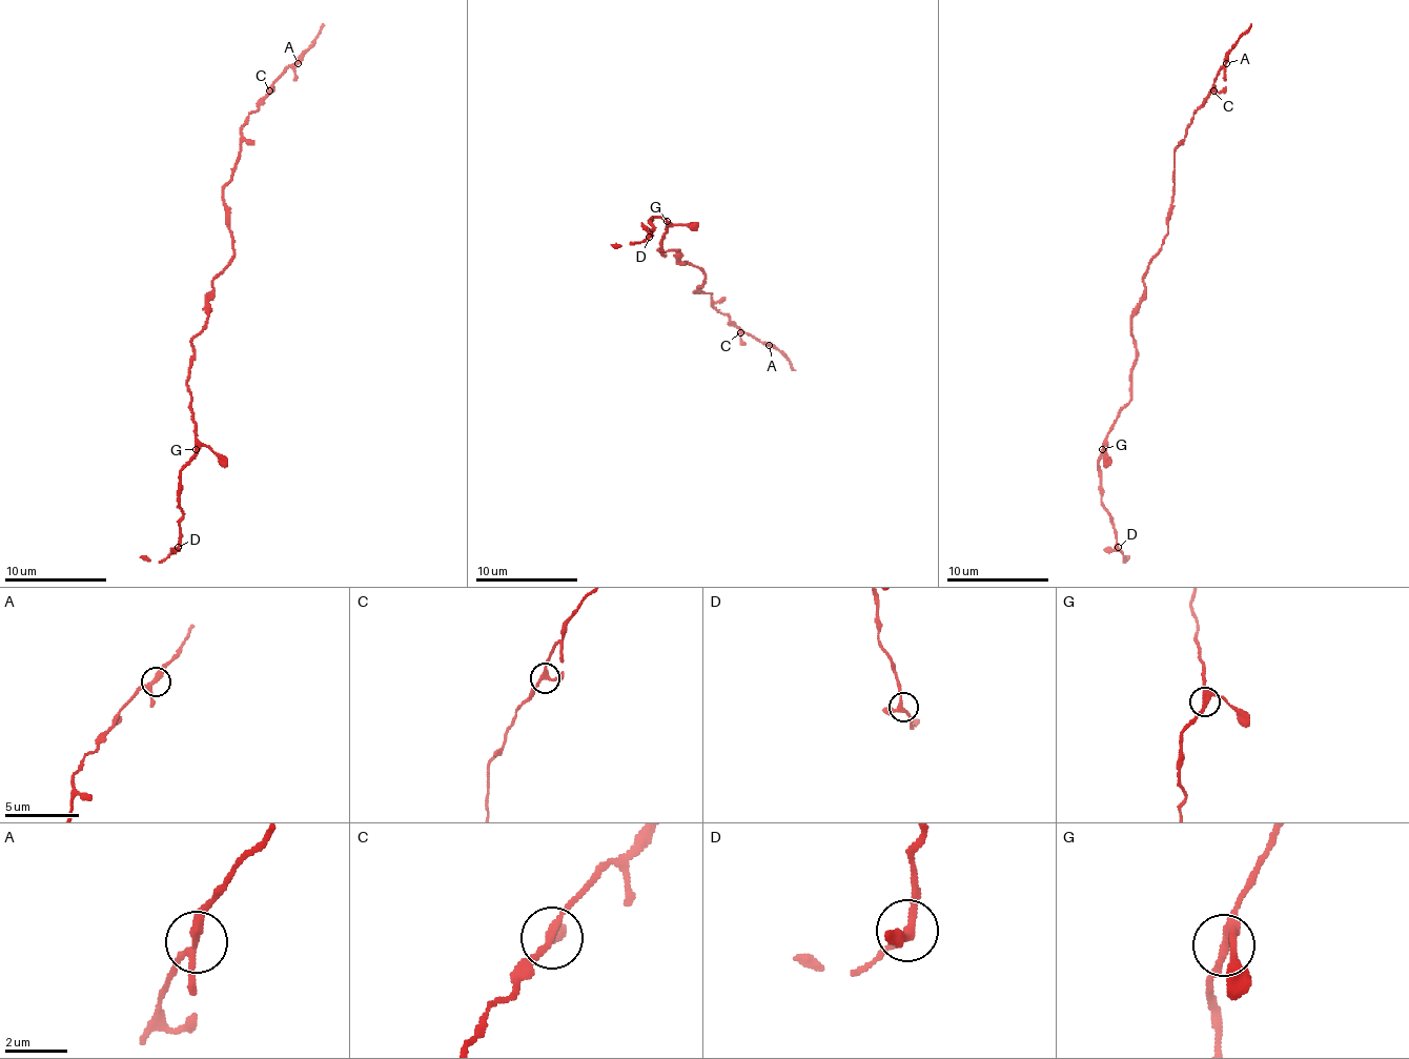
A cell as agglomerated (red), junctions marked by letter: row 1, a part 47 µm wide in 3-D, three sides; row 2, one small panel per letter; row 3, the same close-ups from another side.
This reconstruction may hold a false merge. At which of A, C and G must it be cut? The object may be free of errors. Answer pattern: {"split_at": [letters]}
{"split_at": []}

